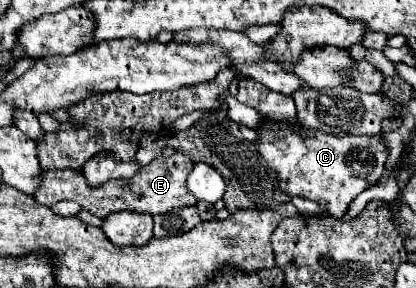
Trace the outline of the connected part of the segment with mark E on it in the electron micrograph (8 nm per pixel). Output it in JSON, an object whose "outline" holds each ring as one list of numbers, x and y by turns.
{"outline":[[175,152,169,158,157,158,149,166,141,168,131,180,121,180,121,182,107,182,105,186,91,188,81,172,75,170,43,170,41,172,41,190,33,194,33,200,41,206,53,206,55,202,61,200,73,200,81,208,89,210,95,216,107,218,113,212,121,210,131,210,131,212,147,212,147,214,163,214,173,208,183,208,183,206,195,206,197,198,189,194,189,188,185,186,185,178,189,176,189,170,193,170,193,162,185,156]]}

